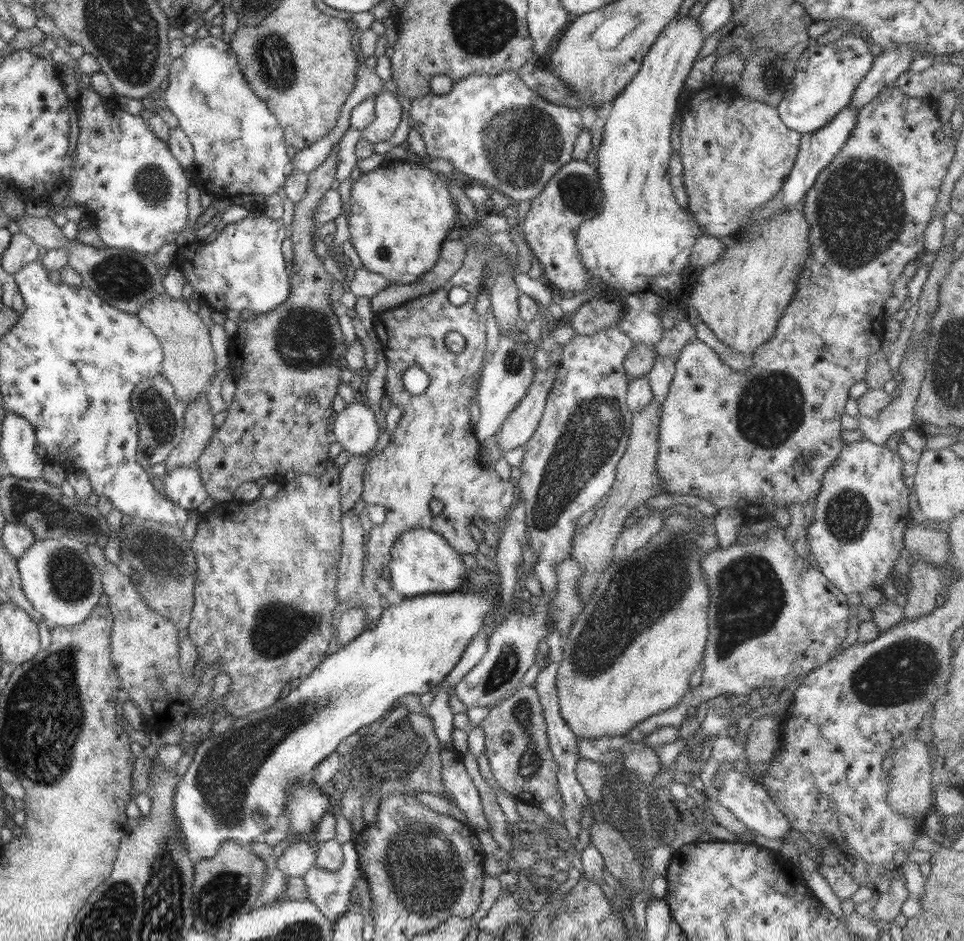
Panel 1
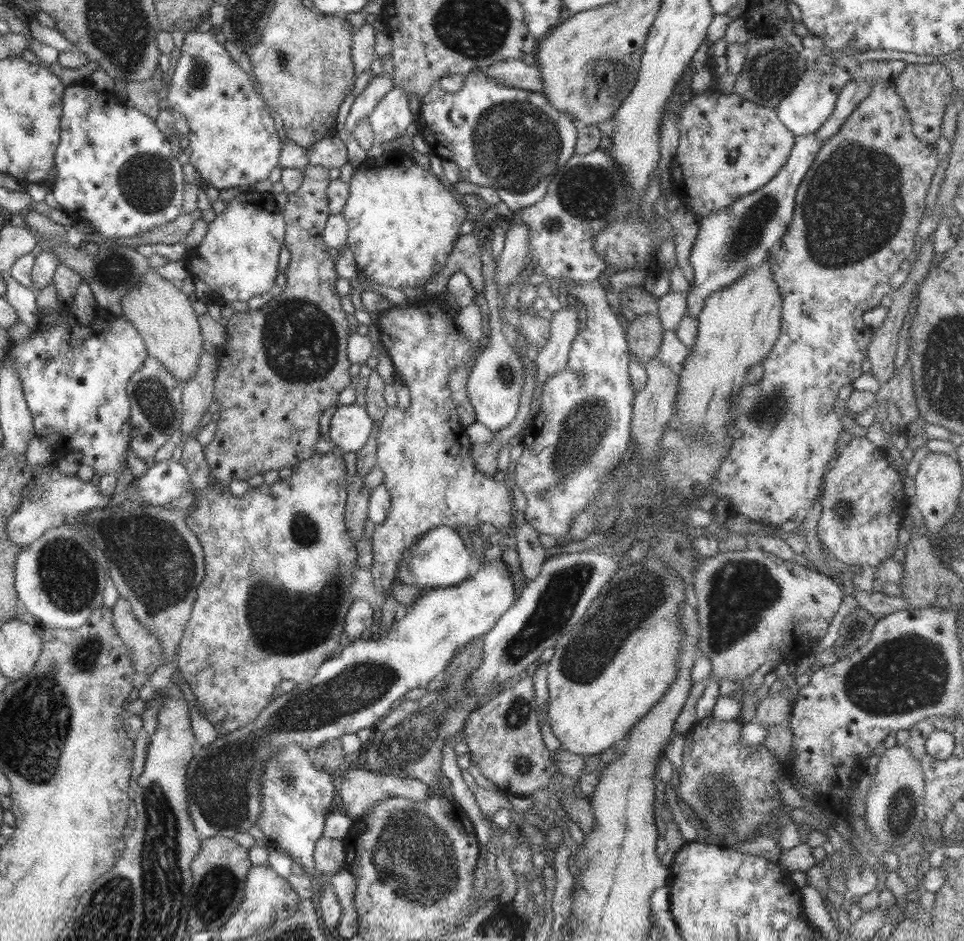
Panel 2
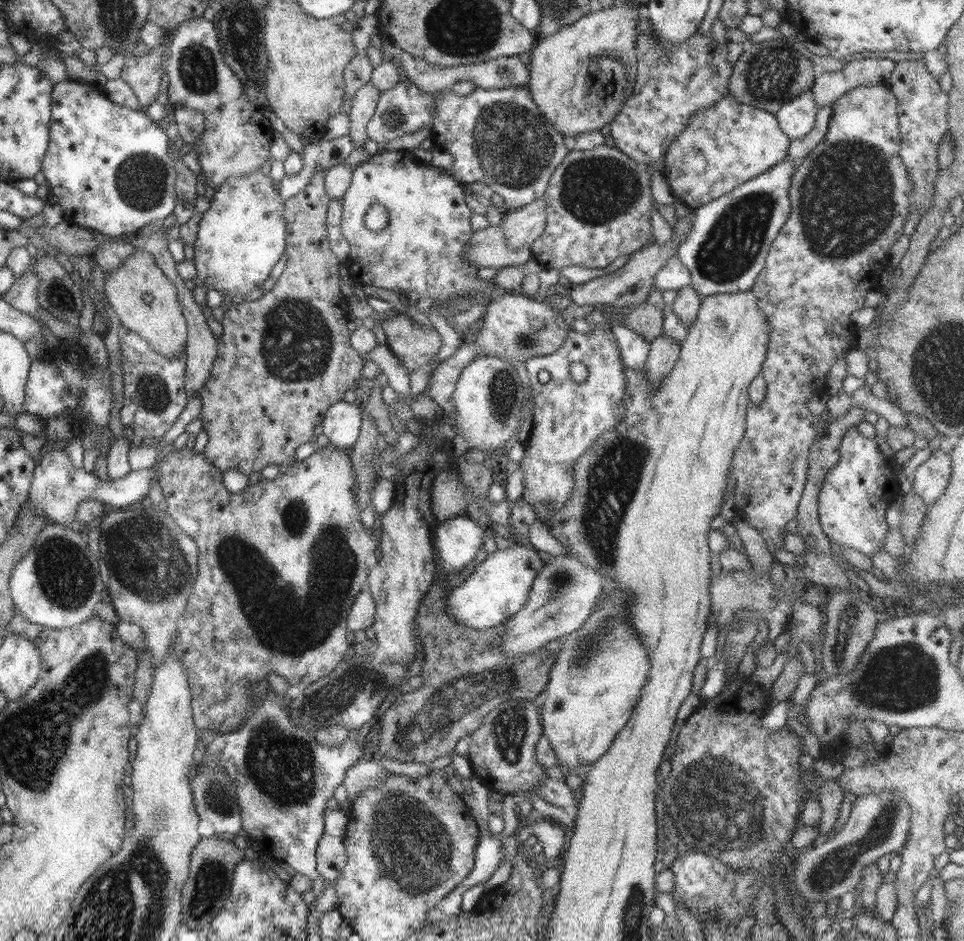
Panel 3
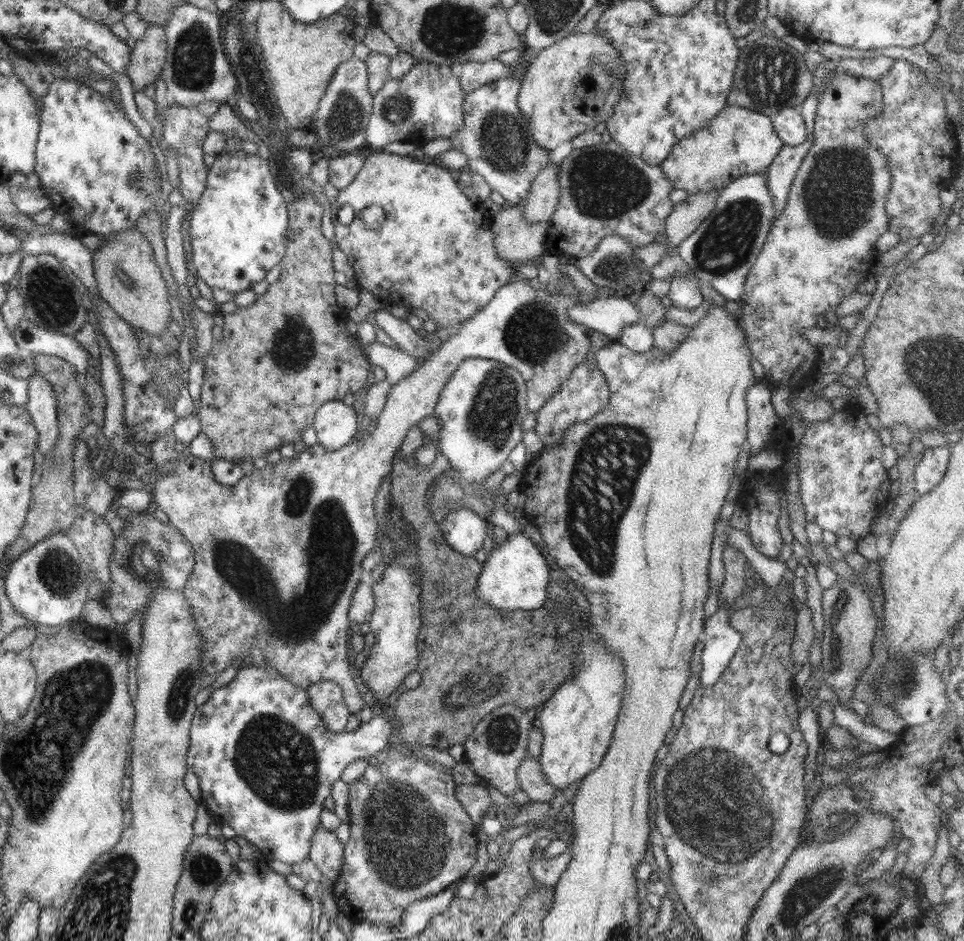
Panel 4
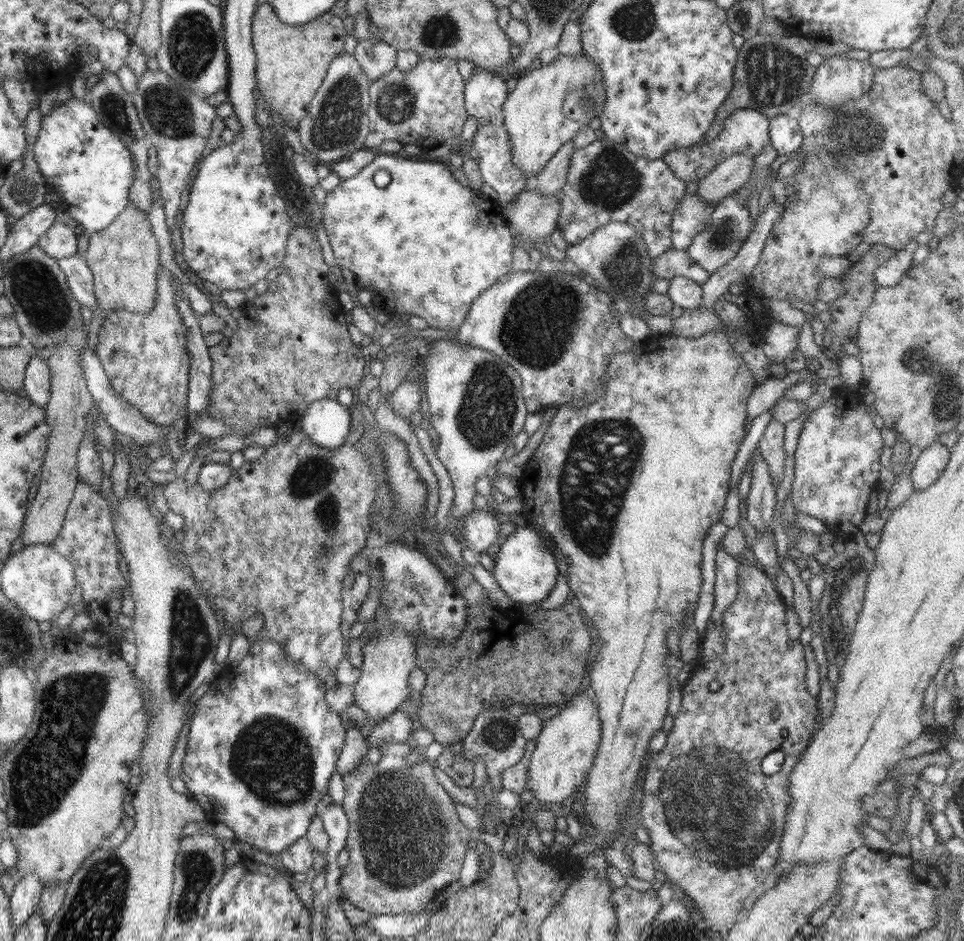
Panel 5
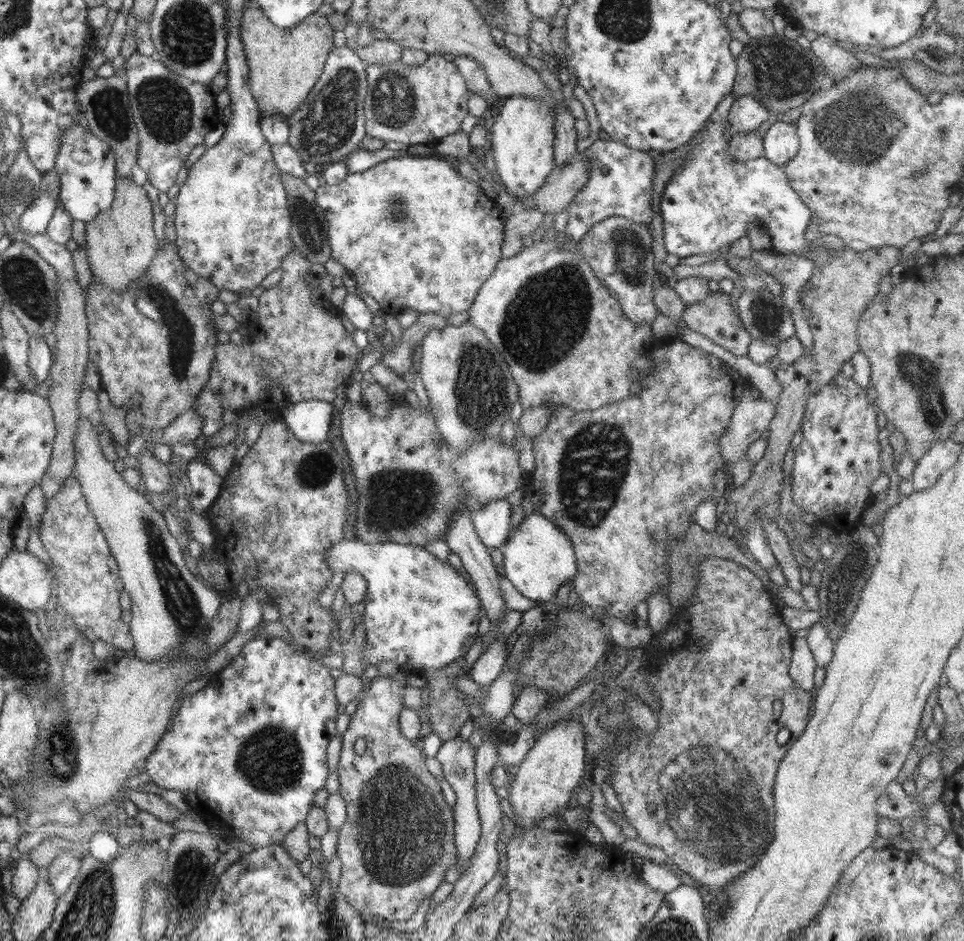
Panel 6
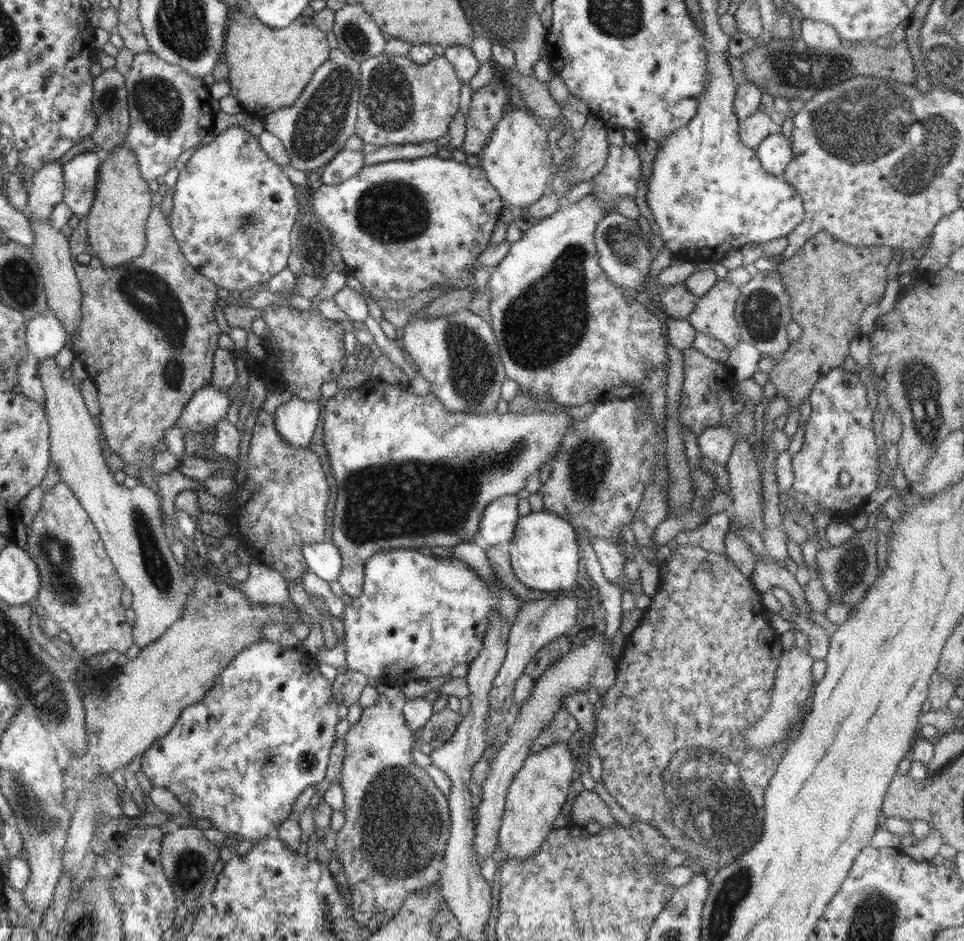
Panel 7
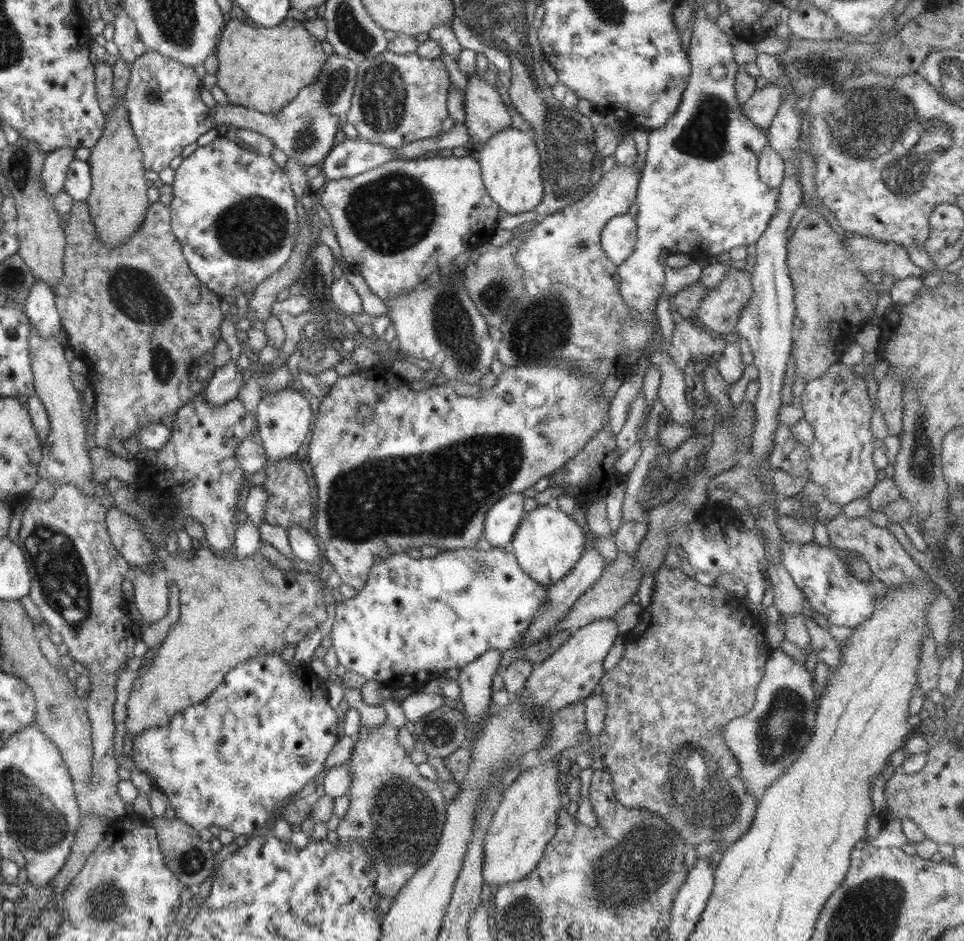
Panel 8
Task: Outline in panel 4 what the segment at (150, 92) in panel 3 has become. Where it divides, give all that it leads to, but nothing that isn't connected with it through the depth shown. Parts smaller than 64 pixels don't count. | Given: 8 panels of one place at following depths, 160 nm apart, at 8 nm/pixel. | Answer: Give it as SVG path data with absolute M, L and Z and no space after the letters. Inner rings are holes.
M149 23L143 37L136 39L124 72L132 81L134 90L144 92L146 85L160 78L166 50L165 30L159 24Z

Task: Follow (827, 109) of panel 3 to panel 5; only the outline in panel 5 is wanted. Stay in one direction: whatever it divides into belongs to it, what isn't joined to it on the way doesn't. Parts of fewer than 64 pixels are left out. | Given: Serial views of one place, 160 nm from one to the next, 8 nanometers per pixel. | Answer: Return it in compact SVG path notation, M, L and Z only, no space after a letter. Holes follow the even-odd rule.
M774 201L768 203L766 211L760 215L756 227L740 247L736 256L722 265L715 273L709 275L708 280L701 285L703 297L698 306L699 309L712 311L714 302L724 292L729 291L731 284L743 283L746 278L751 276L754 267L759 263L766 239L781 218L782 212L782 206L778 206Z

